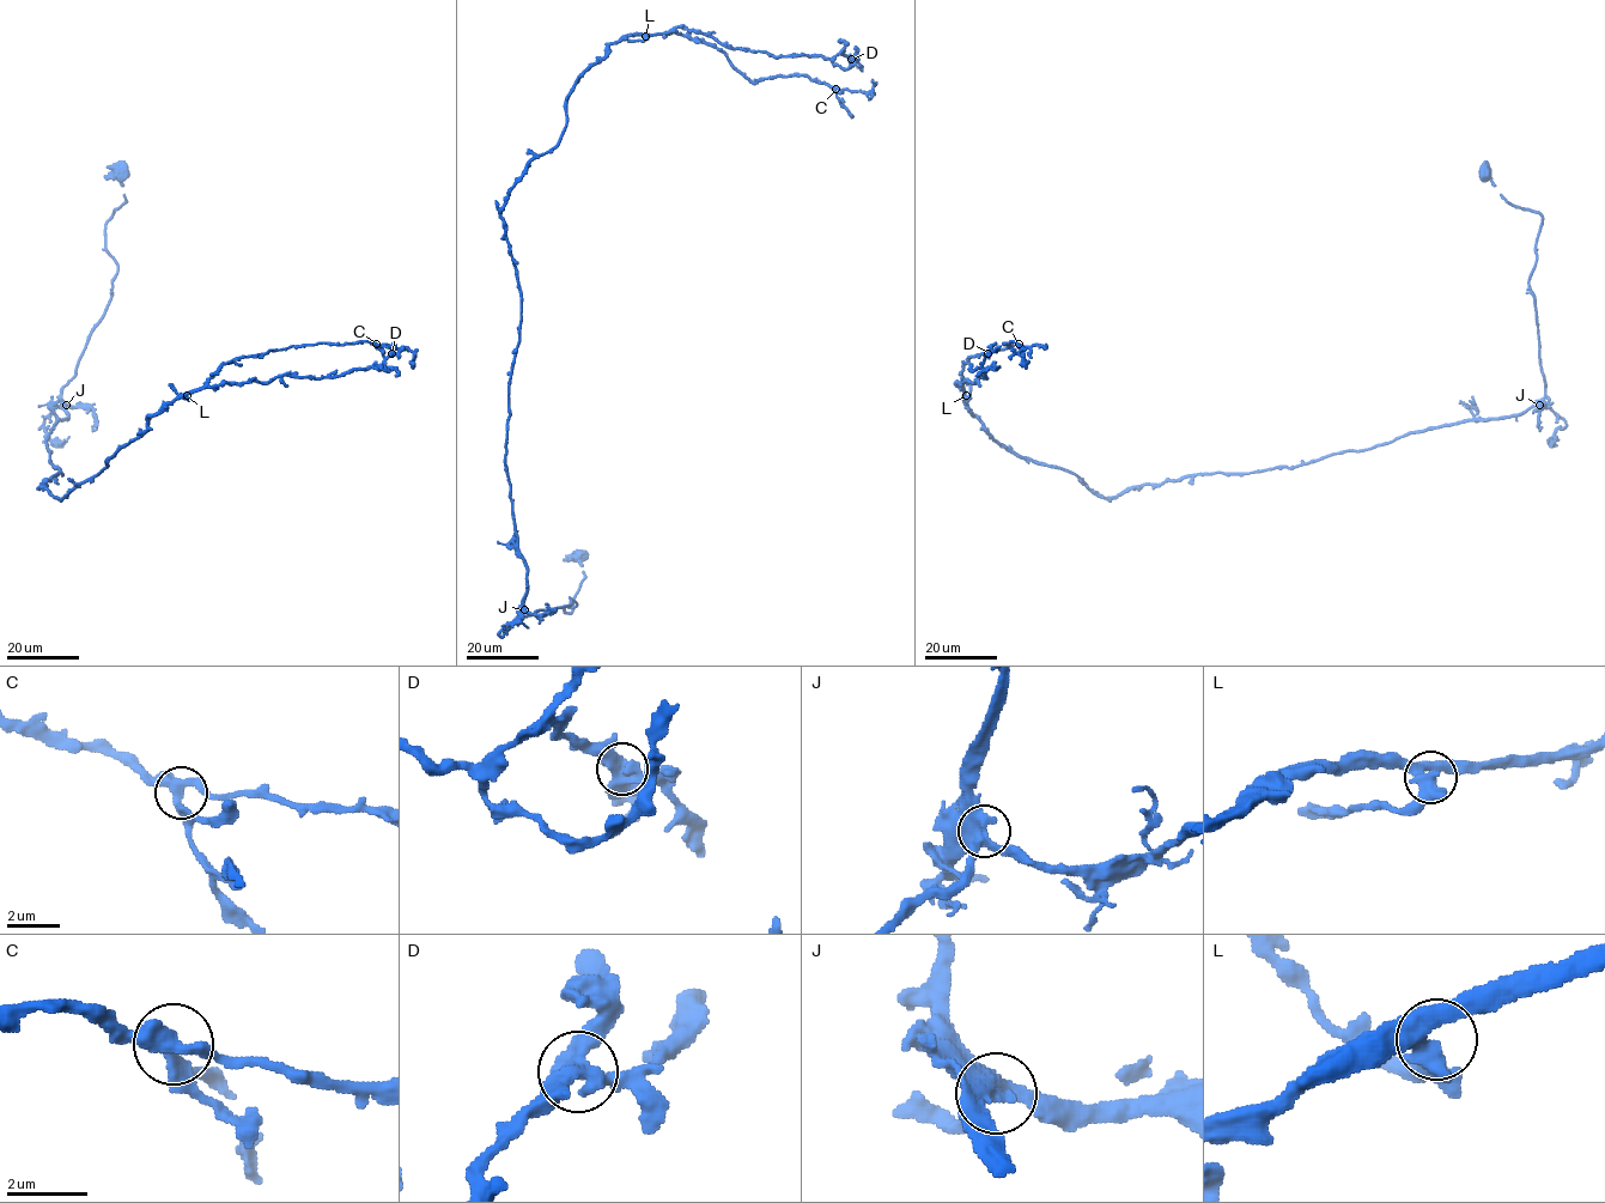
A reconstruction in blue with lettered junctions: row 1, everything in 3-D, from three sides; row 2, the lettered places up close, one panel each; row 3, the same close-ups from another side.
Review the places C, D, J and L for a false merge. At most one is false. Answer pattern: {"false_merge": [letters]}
{"false_merge": []}

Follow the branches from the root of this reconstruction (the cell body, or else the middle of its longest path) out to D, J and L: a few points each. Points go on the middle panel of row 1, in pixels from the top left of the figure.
D: (579, 554), (572, 611), (521, 615), (505, 198), (625, 35), (851, 59)
J: (579, 554), (584, 579), (570, 612), (564, 607), (573, 607), (572, 600), (566, 606), (521, 615), (524, 609)
L: (579, 554), (572, 611), (521, 615), (505, 462), (521, 292), (500, 210), (558, 143), (573, 83), (645, 36)

